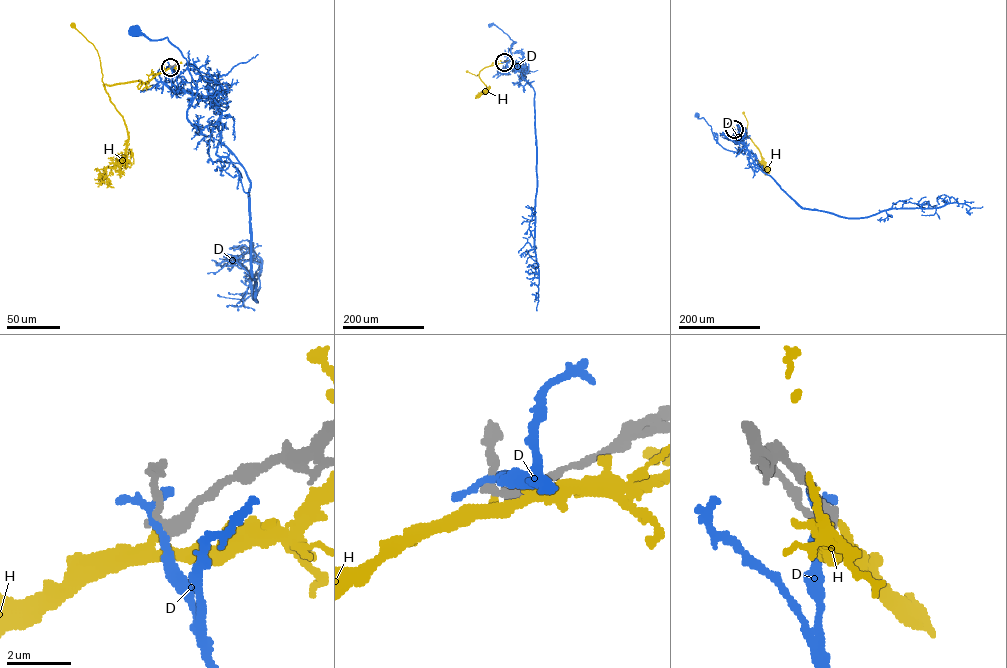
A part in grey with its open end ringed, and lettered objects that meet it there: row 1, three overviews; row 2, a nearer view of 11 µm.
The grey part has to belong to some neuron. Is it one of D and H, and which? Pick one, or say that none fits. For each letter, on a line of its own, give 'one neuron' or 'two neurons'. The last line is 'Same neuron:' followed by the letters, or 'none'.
D: two neurons
H: two neurons
Same neuron: none

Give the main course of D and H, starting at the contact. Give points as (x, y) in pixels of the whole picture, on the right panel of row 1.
D: (733, 128), (734, 135), (740, 138), (745, 150), (724, 149), (714, 138), (711, 126), (697, 115)
H: (733, 128), (736, 134), (746, 135), (748, 122), (743, 113)

